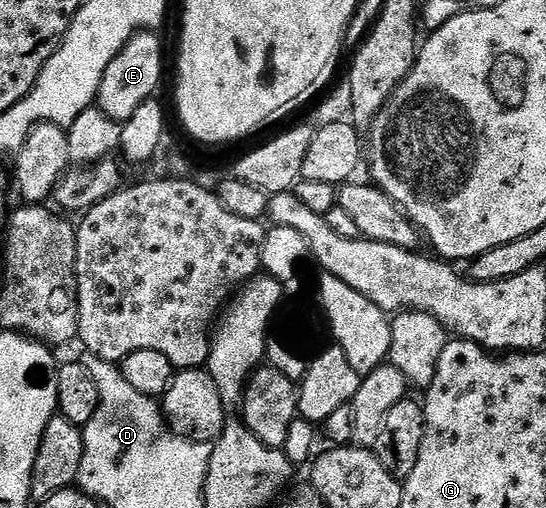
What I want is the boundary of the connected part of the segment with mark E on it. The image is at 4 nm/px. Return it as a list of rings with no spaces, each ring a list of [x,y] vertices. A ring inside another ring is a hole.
[[[144,30],[137,33],[109,62],[109,70],[101,78],[99,87],[98,108],[109,118],[126,122],[133,118],[136,112],[146,100],[152,99],[156,95],[155,91],[159,88],[159,83],[163,80],[163,44],[159,41],[160,33],[155,30]]]

